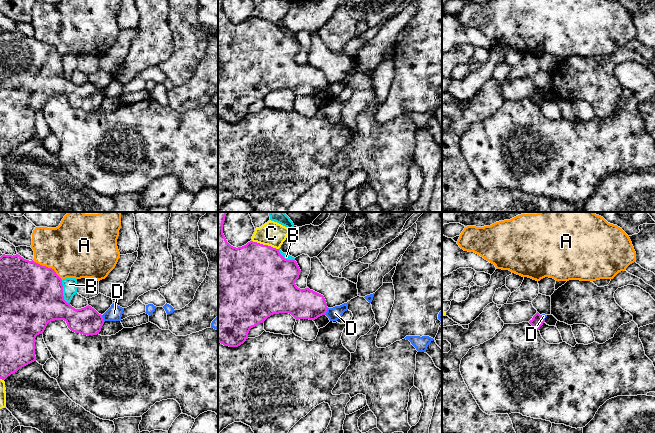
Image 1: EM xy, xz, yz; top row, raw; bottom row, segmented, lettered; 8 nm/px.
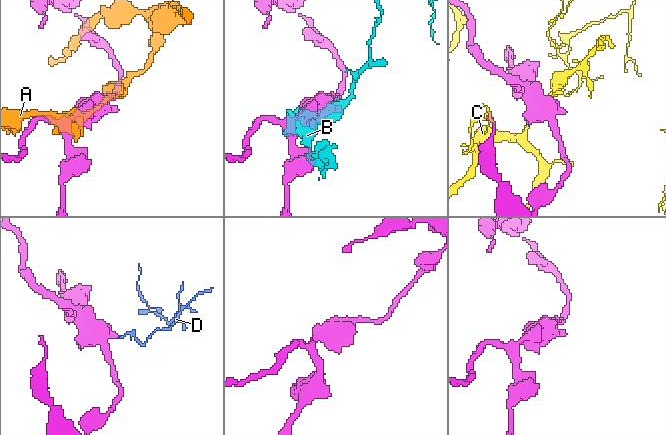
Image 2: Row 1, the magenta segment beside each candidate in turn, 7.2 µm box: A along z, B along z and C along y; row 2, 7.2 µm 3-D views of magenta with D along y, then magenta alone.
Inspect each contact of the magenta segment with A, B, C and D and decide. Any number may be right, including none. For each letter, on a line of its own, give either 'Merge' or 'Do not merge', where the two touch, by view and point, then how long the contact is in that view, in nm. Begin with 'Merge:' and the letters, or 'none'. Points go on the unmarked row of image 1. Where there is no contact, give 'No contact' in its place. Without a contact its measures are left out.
Merge: none
A: Do not merge. Touches magenta at xy (47, 43). Shared border 300 nm
B: Do not merge. Touches magenta at xy (62, 68). Shared border 200 nm
C: Do not merge. Touches magenta at xz (265, 21). Shared border 220 nm
D: Do not merge. Touches magenta at xz (326, 87). Shared border 70 nm

